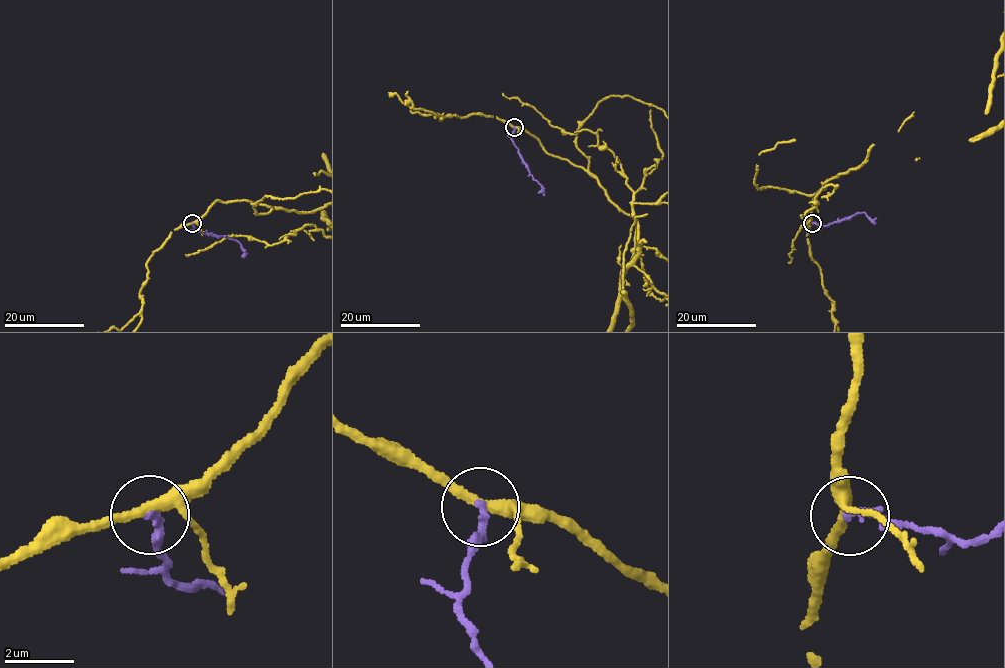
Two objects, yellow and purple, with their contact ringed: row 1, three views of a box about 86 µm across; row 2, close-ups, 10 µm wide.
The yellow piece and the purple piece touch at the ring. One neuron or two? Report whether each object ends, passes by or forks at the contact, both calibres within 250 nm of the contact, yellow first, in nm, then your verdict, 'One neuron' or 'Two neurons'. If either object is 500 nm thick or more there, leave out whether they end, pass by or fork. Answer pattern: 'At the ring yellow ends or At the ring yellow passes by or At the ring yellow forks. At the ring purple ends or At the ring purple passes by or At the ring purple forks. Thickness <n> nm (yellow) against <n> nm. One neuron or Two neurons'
At the ring yellow forks. At the ring purple ends. Thickness 260 nm (yellow) against 240 nm. Two neurons

